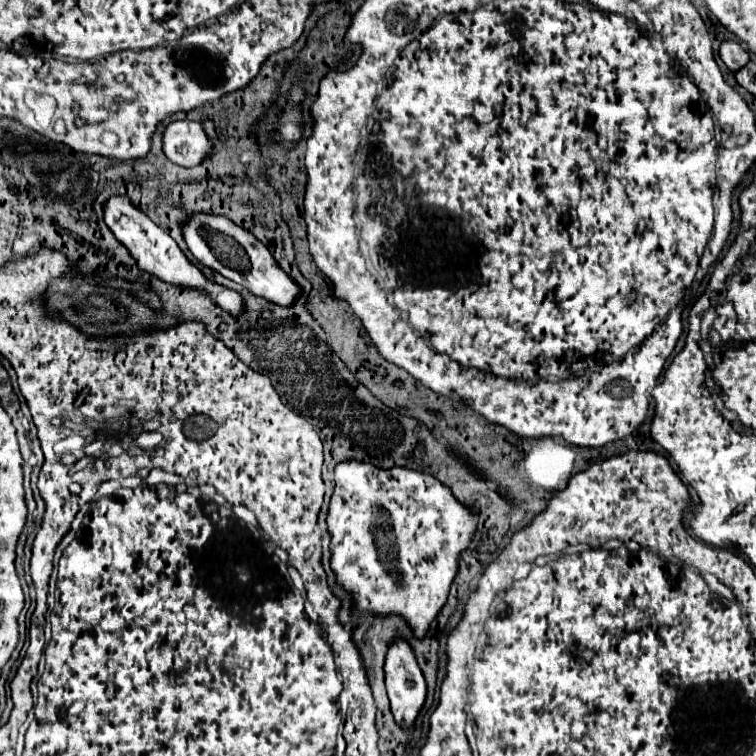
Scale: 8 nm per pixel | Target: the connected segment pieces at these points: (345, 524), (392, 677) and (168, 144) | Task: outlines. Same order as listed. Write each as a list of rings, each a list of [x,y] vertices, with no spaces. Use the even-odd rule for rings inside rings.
[[[341,463],[339,467],[335,467],[335,493],[331,497],[331,505],[329,505],[329,515],[327,515],[327,525],[329,525],[329,533],[331,533],[331,567],[337,575],[337,581],[349,591],[353,593],[353,601],[355,601],[355,609],[357,611],[373,611],[373,613],[399,613],[401,617],[405,617],[409,621],[409,625],[413,627],[417,637],[423,637],[431,625],[431,621],[437,617],[437,613],[441,611],[441,607],[447,601],[449,595],[449,587],[457,575],[457,559],[459,553],[465,551],[471,545],[471,539],[477,531],[477,511],[479,505],[475,505],[475,509],[471,511],[469,507],[463,507],[457,503],[457,499],[453,497],[449,487],[443,487],[437,479],[433,479],[431,475],[425,475],[421,471],[411,471],[411,469],[401,469],[401,467],[393,467],[393,469],[377,469],[371,467],[371,463]]]
[[[395,639],[387,649],[385,685],[395,721],[411,727],[423,707],[427,687],[415,653],[405,639]]]
[[[171,121],[163,131],[163,153],[177,165],[195,167],[211,155],[209,139],[197,121]]]

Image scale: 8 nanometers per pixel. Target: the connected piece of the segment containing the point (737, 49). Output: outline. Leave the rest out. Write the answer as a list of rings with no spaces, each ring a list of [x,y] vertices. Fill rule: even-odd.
[[[725,39],[719,47],[719,55],[723,59],[723,63],[731,69],[731,71],[739,71],[739,67],[747,65],[749,61],[749,53],[741,47],[741,43],[733,41],[733,39]]]

